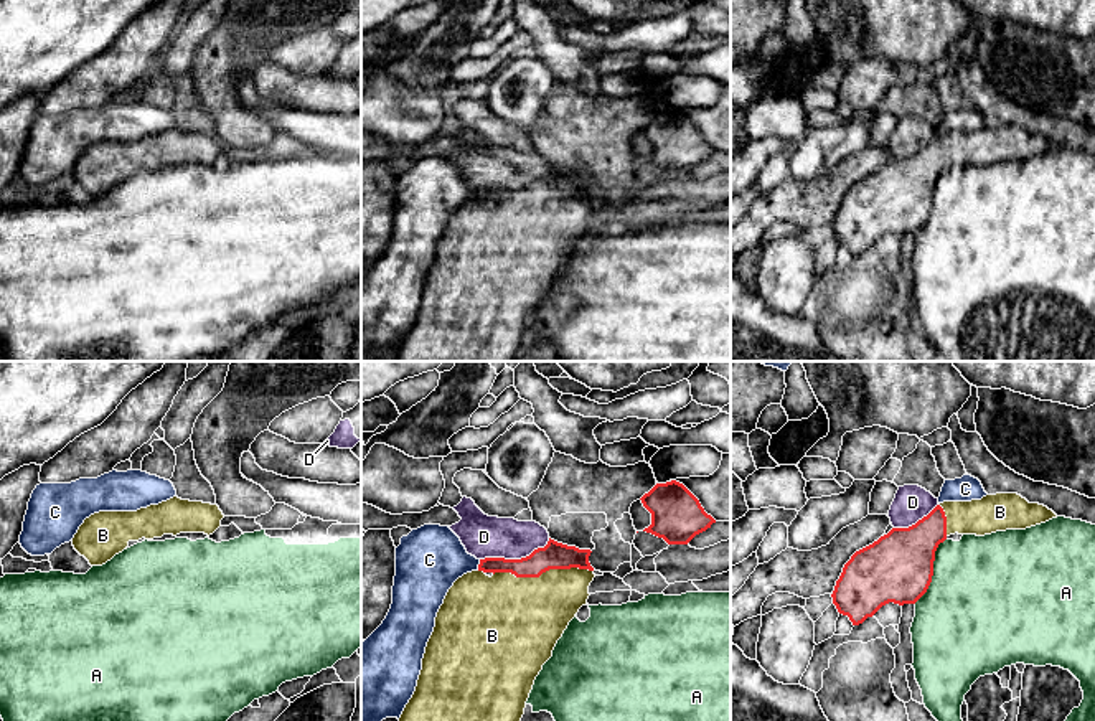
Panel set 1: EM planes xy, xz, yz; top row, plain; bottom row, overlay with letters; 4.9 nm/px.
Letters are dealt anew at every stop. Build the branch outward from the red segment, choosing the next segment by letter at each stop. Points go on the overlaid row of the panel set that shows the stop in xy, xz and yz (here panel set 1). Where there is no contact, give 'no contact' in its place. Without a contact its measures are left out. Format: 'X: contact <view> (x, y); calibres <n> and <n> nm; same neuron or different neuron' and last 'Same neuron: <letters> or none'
A: contact yz (932, 571); calibres 340 and 480 nm; different neuron
B: contact xz (543, 571); calibres 130 and 400 nm; same neuron
C: contact xz (479, 565); calibres 110 and 320 nm; different neuron
D: contact xz (515, 560); calibres 130 and 200 nm; different neuron
Same neuron: B

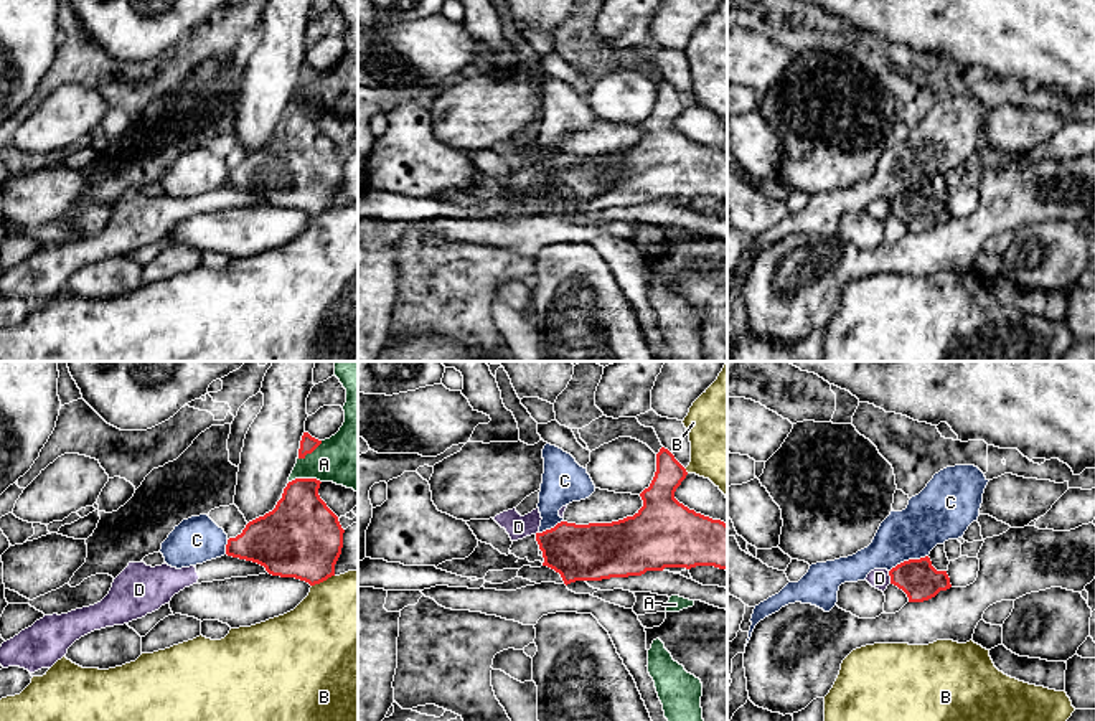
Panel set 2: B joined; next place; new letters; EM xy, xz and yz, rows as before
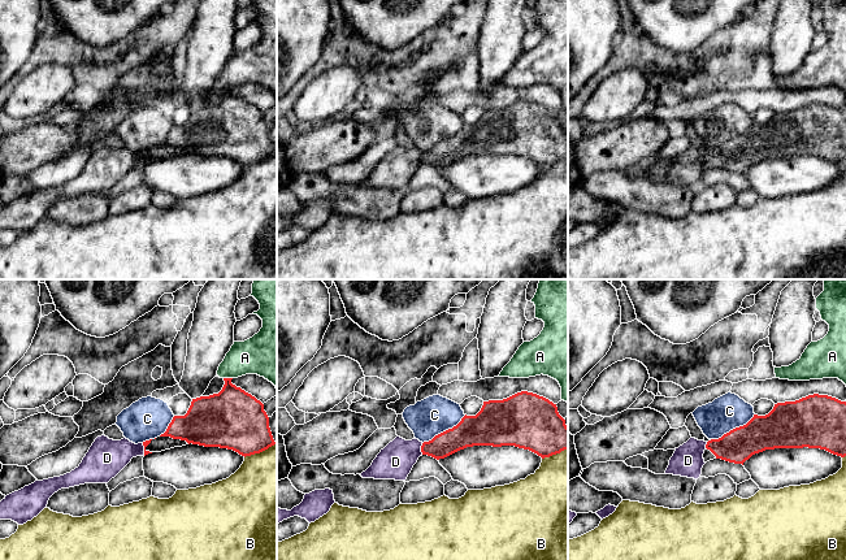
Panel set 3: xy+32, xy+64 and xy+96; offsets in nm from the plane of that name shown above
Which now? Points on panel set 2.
A: contact xy (304, 479); calibres 340 and 280 nm; different neuron
B: contact xy (322, 581); calibres 400 and 500 nm; different neuron
C: contact yz (909, 560); calibres 190 and 260 nm; different neuron
D: contact yz (891, 578); calibres 190 and 100 nm; different neuron
Same neuron: none

